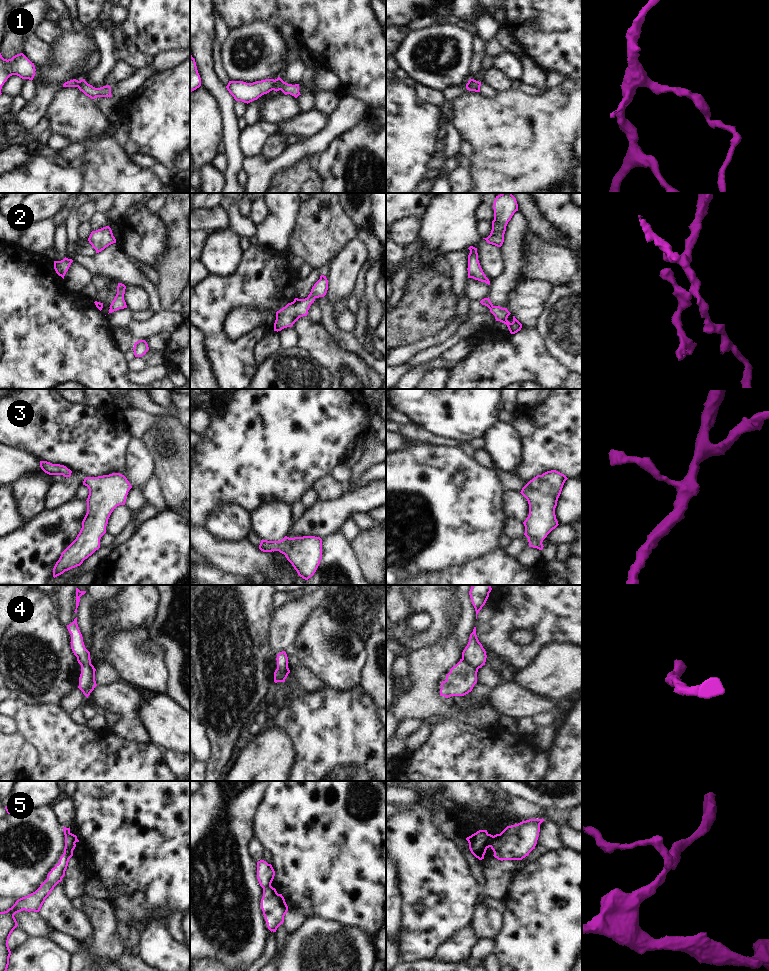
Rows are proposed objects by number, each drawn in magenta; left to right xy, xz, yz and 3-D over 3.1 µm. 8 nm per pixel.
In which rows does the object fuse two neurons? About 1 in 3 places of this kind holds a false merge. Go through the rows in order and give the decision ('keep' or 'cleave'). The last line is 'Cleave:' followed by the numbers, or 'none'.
1: keep
2: keep
3: keep
4: cleave
5: cleave
Cleave: 4, 5

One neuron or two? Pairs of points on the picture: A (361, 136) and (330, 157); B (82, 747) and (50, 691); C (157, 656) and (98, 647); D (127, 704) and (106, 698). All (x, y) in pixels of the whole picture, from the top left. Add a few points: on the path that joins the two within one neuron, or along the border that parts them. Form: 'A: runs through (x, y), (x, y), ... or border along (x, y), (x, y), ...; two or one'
A: runs through (353, 144), (350, 147), (337, 147), (336, 149); one
B: border along (58, 703), (34, 704); two
C: border along (123, 630), (110, 635), (109, 650), (104, 661); two
D: runs through (122, 699), (111, 698); one

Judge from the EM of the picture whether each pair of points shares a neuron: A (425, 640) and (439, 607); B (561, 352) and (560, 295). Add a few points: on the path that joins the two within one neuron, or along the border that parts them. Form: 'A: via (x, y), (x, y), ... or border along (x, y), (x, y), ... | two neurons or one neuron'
A: via (433, 632), (438, 626), (438, 615) | one neuron
B: via (563, 338), (563, 309) | one neuron

